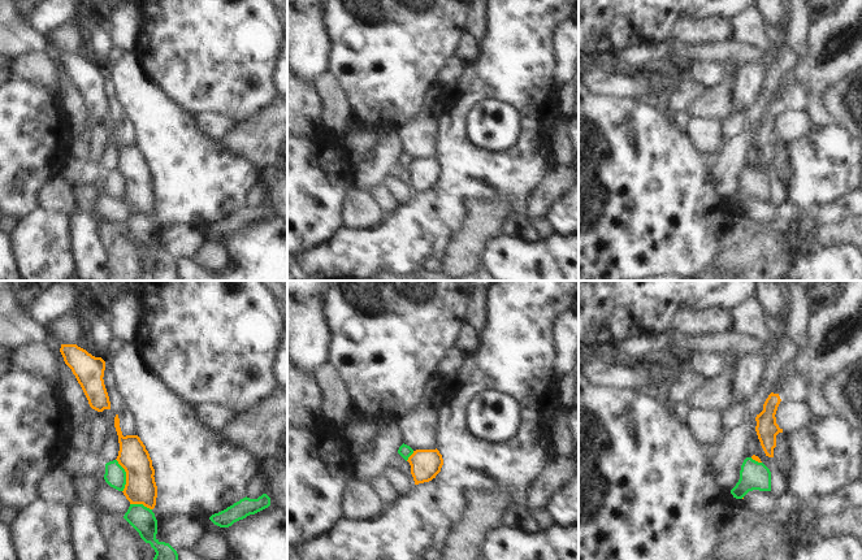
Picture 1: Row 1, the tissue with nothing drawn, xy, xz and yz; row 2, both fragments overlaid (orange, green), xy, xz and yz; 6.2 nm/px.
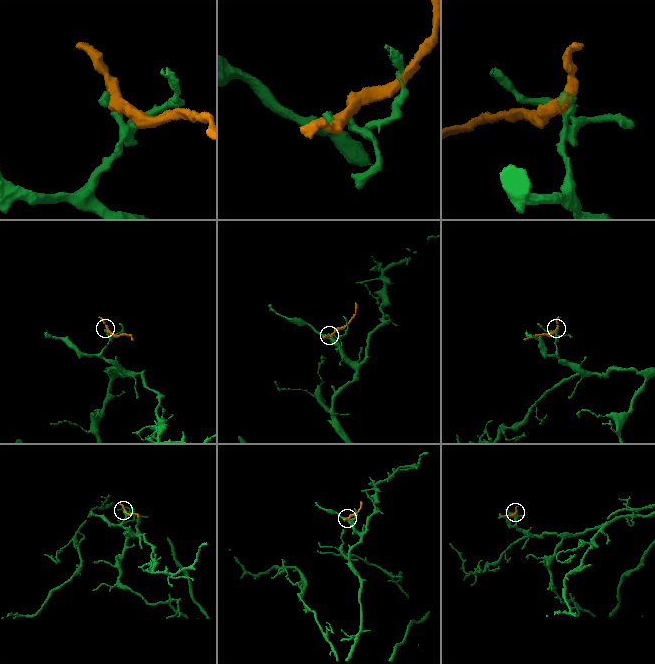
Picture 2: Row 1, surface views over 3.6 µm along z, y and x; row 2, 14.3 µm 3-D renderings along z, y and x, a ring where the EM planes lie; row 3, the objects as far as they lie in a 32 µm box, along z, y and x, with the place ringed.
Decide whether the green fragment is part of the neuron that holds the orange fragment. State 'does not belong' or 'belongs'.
does not belong

